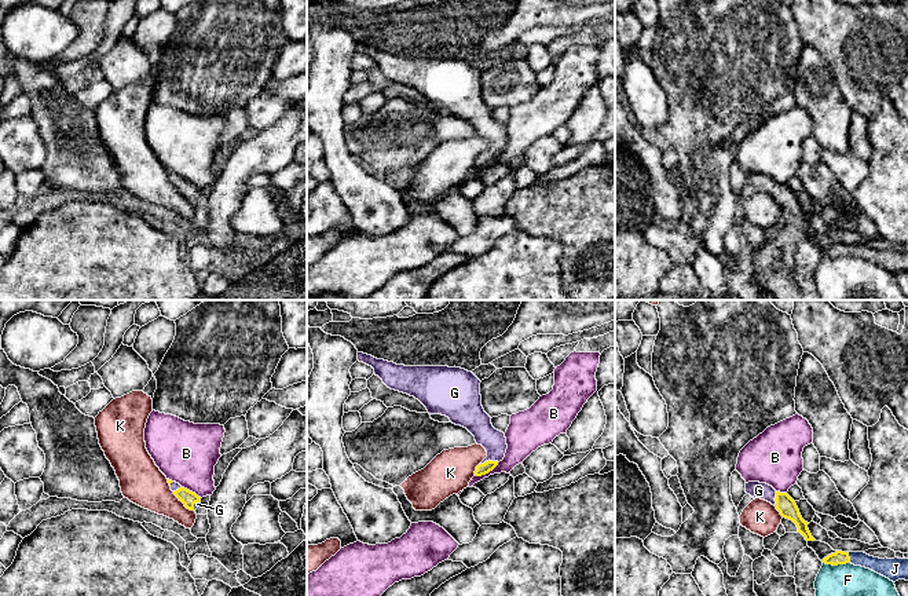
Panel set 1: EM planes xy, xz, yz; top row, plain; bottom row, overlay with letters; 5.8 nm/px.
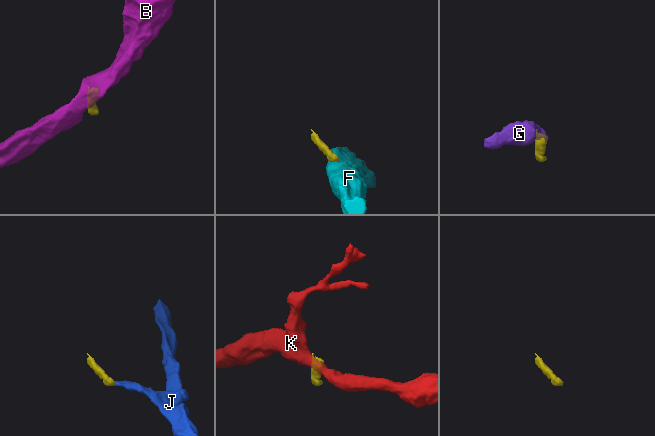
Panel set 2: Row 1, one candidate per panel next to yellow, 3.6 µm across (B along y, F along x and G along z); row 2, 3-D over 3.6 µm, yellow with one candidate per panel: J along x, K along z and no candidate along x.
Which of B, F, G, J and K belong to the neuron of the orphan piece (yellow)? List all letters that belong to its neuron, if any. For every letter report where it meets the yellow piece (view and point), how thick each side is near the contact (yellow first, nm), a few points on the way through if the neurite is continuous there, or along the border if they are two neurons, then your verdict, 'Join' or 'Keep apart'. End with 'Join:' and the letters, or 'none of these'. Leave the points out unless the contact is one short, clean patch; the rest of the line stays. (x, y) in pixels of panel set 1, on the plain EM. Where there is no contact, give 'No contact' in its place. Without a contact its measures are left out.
B: Touches yellow at xz (486, 164). Thickness 70 nm (yellow) against 140 nm. Boundary: xz (498, 154), (487, 164), (475, 167). Keep apart
F: Touches yellow at yz (835, 256). Thickness 80 nm (yellow) against 420 nm. Boundary: yz (823, 253), (833, 256), (848, 255). Keep apart
G: Touches yellow at xz (489, 152). Thickness 70 nm (yellow) against 150 nm. Path across: xz (489, 157), (489, 152), (491, 131), (475, 112). Join
J: Touches yellow at yz (849, 249). Thickness 80 nm (yellow) against 120 nm. Path across: yz (838, 249), (849, 249), (860, 249), (890, 260). Join
K: Touches yellow at xy (182, 193). Thickness 90 nm (yellow) against 240 nm. Boundary: xy (172, 183), (193, 203). Keep apart
Join: G, J

